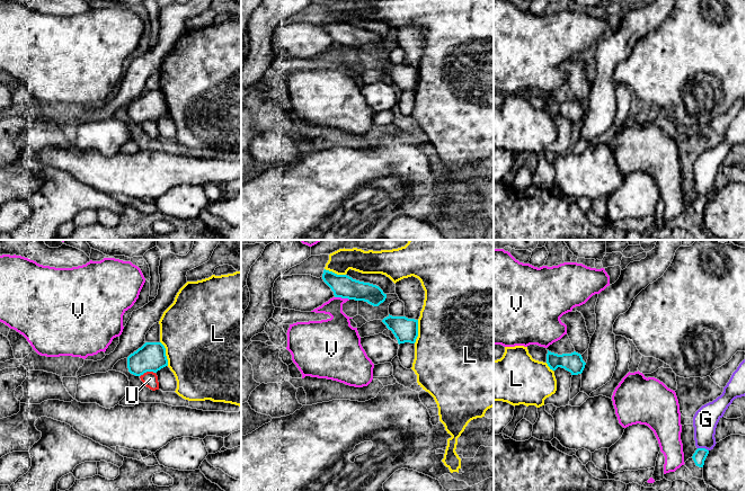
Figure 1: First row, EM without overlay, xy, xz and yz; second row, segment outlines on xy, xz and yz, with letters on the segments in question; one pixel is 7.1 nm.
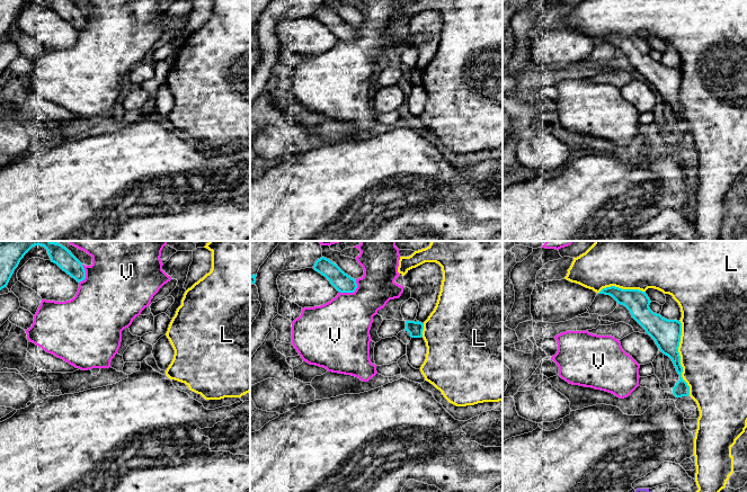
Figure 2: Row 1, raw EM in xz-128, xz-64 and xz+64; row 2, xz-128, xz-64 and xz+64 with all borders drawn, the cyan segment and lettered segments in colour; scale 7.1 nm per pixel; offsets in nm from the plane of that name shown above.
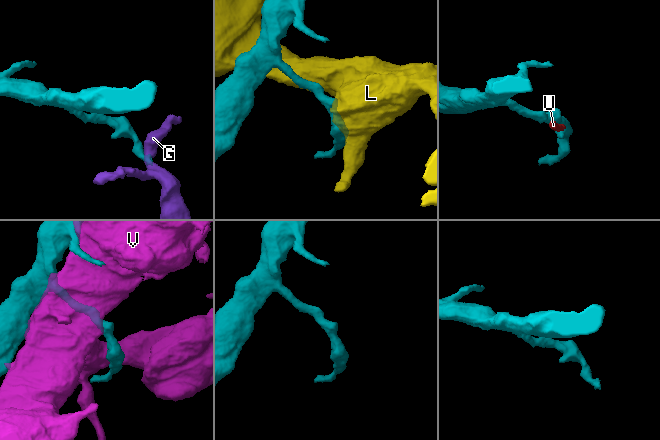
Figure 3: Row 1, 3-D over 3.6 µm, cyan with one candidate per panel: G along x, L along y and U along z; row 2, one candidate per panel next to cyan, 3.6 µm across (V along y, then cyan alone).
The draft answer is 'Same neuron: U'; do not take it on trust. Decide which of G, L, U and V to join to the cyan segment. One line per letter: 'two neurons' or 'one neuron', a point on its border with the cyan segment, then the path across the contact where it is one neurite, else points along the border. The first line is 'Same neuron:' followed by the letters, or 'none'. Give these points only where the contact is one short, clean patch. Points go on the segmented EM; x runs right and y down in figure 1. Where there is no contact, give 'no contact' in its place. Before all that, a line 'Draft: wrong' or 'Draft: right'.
Draft: wrong
Same neuron: none
G: two neurons; meets cyan in yz at (703, 448); border along yz (698, 447), (704, 447), (708, 451)
L: two neurons; meets cyan in xy at (165, 354)
U: two neurons; meets cyan in xy at (147, 371); border along xy (154, 372), (144, 372), (140, 376)
V: two neurons; meets cyan in xz at (342, 297)

